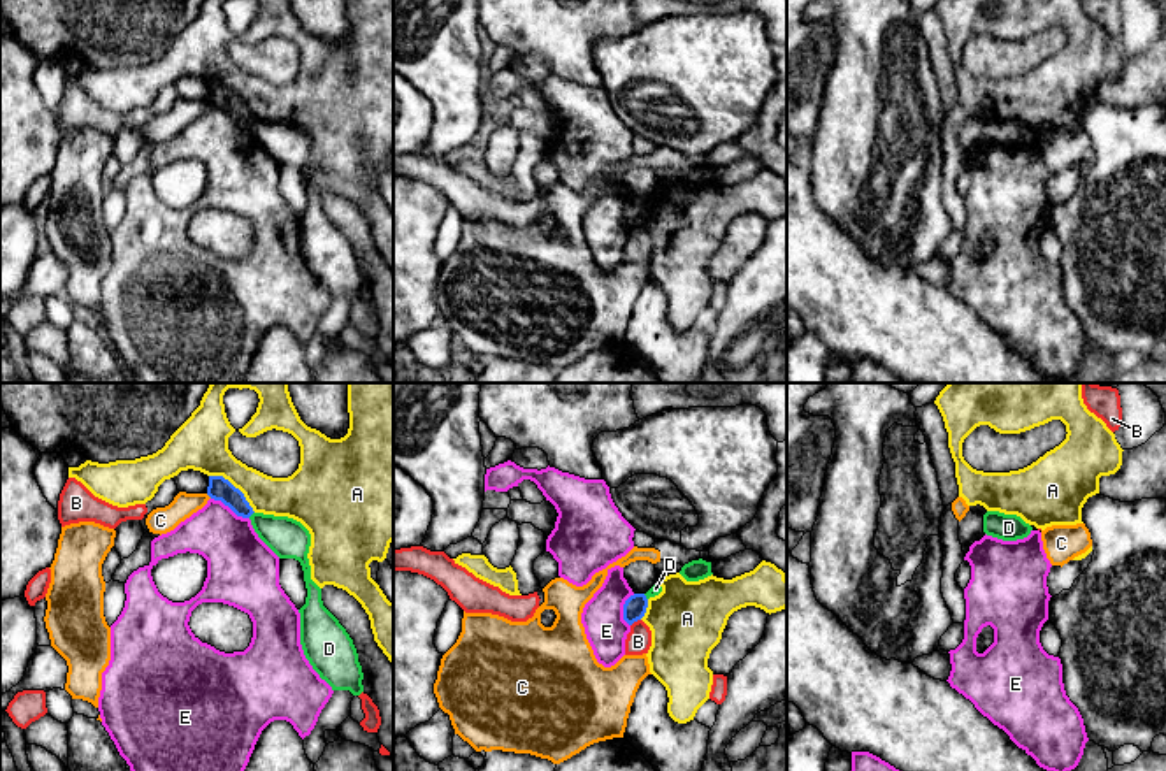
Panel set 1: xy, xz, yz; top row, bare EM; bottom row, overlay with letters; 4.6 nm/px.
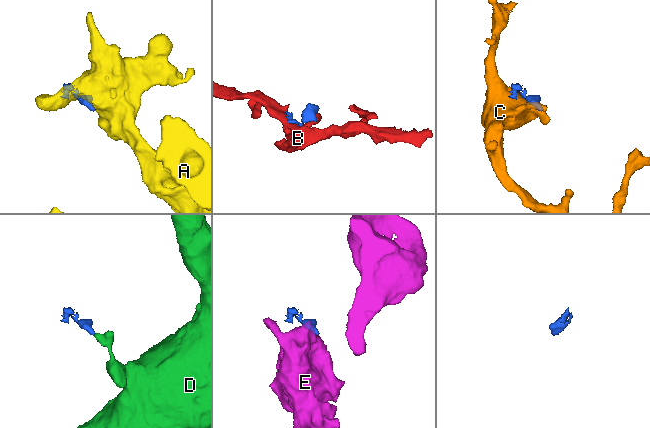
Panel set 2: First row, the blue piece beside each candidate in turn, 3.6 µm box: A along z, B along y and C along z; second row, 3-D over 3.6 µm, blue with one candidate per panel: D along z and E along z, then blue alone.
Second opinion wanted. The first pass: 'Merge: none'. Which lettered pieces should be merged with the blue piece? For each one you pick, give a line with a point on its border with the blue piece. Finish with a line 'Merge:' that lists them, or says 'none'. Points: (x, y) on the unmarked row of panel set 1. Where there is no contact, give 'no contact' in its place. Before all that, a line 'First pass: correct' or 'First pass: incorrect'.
First pass: correct
Merge: none

